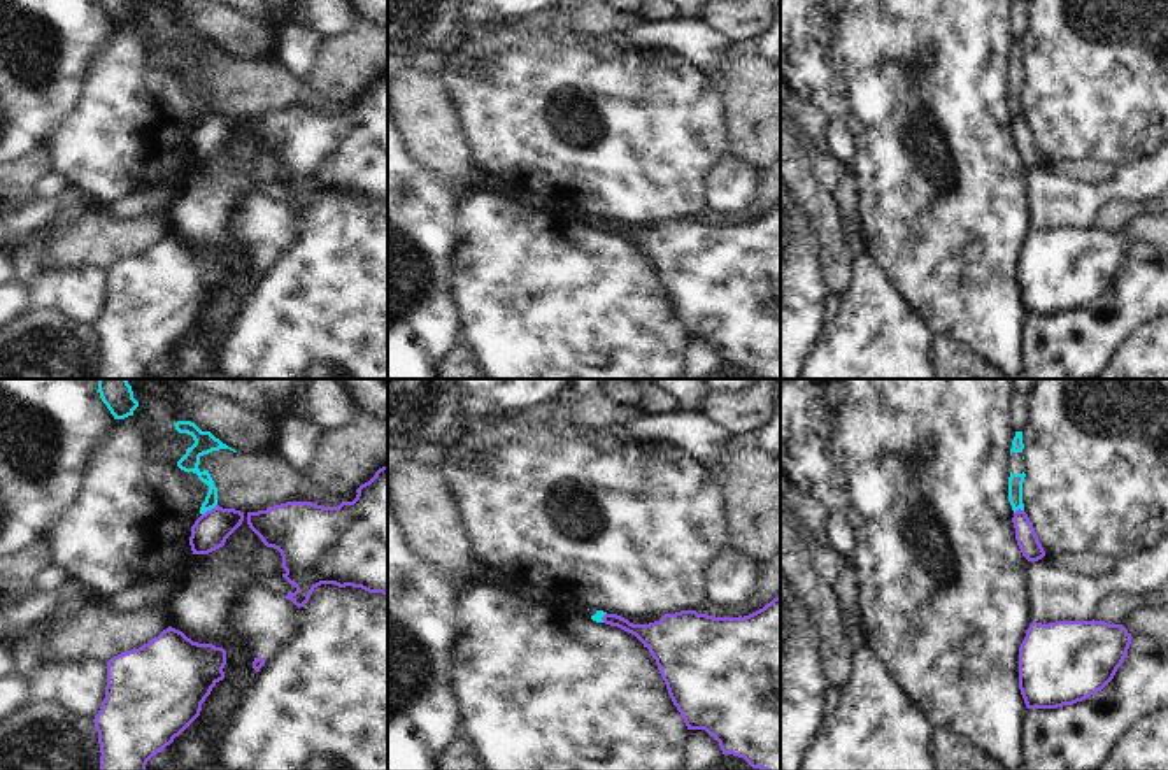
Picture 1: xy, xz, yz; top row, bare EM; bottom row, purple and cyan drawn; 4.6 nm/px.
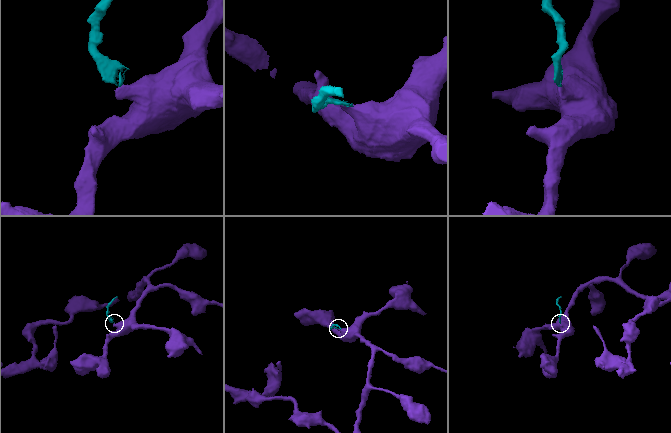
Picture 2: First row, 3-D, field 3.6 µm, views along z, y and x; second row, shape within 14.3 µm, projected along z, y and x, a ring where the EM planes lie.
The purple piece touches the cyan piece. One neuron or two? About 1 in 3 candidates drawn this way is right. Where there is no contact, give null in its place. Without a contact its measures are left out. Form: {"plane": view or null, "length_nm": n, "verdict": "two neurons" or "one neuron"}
{"plane": "xy", "length_nm": 90, "verdict": "two neurons"}

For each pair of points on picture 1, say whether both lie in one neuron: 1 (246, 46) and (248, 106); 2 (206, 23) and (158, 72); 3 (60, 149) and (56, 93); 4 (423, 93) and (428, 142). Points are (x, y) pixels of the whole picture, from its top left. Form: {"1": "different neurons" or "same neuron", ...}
{"1": "different neurons", "2": "different neurons", "3": "different neurons", "4": "same neuron"}

